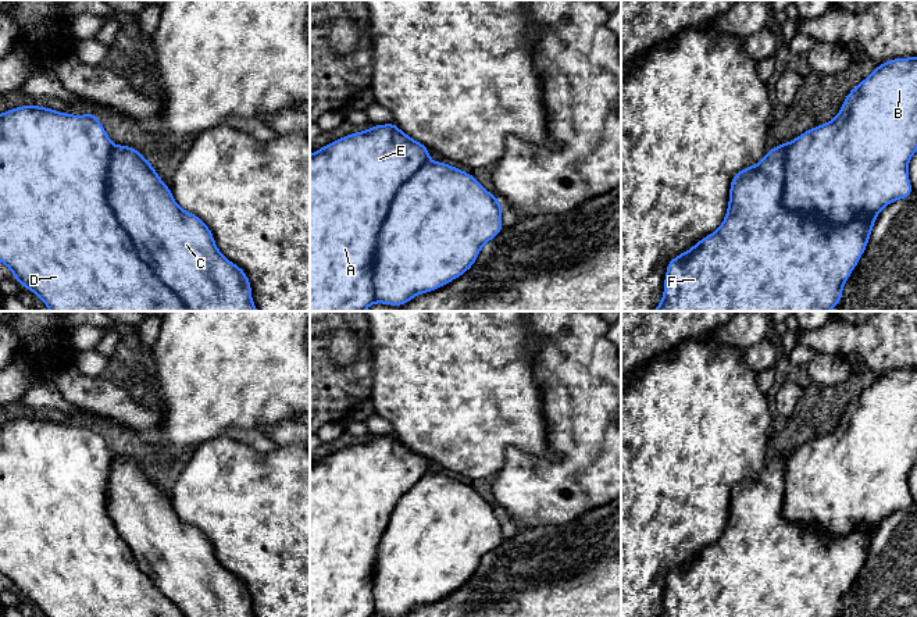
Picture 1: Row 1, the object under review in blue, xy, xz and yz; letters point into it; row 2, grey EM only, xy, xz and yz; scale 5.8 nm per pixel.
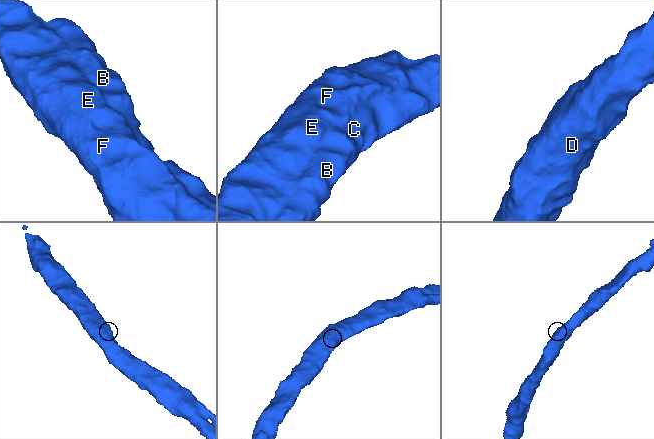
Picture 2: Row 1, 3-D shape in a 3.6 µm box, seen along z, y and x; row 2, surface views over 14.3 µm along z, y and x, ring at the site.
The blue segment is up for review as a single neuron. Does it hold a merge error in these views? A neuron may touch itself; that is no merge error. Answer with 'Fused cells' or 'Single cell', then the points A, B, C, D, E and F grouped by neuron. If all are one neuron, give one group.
Single cell. Groups: A B C D E F

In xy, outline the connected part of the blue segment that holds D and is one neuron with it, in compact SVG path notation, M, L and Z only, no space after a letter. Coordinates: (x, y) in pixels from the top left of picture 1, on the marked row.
M21 106L0 114L0 261L6 264L21 286L31 289L50 311L258 311L251 300L251 285L246 272L218 250L213 232L197 215L182 210L160 178L139 150L125 145L114 146L99 118L90 111L85 115L58 113L40 106Z

